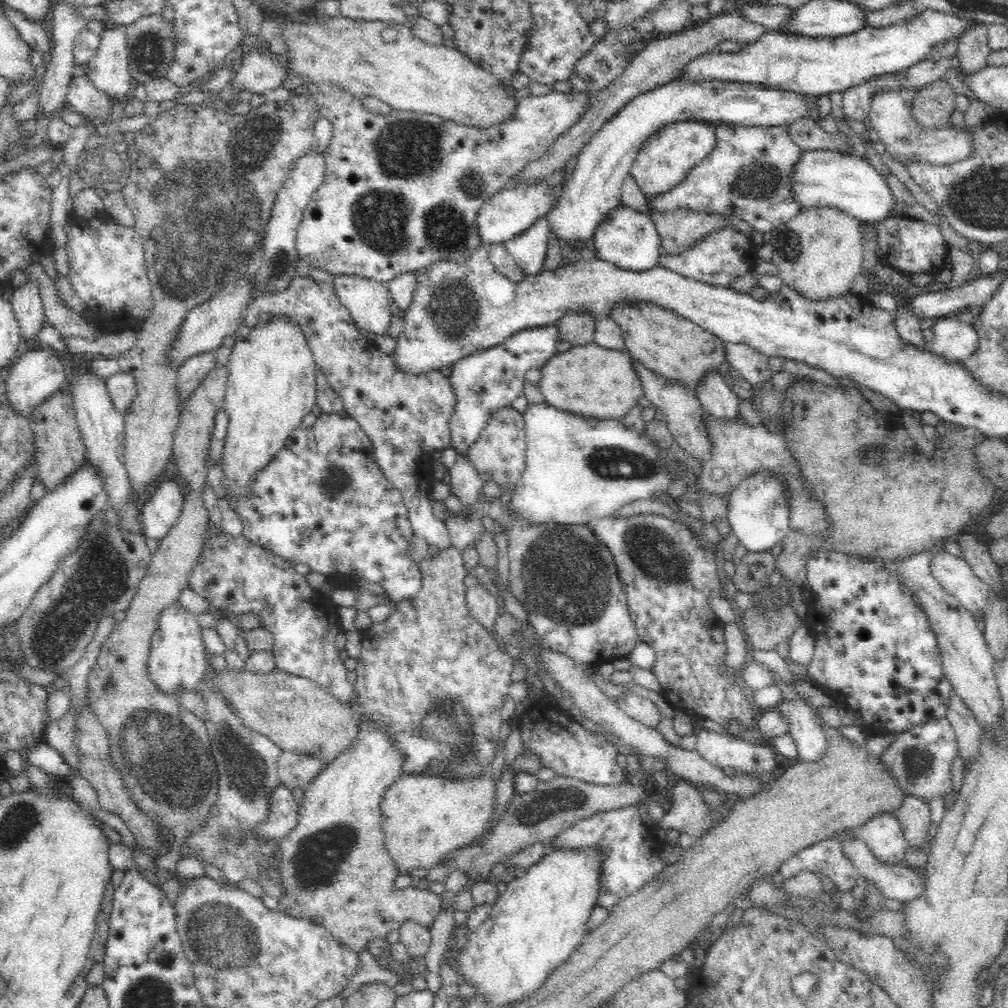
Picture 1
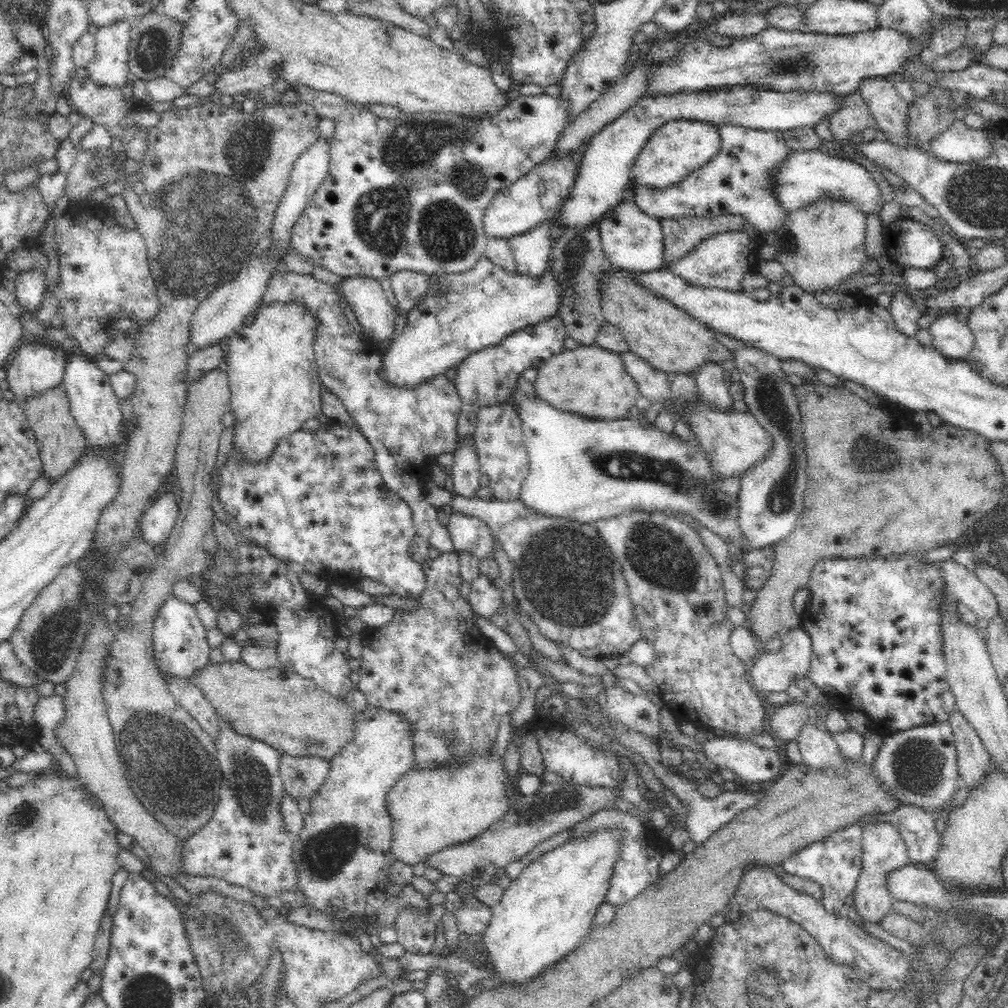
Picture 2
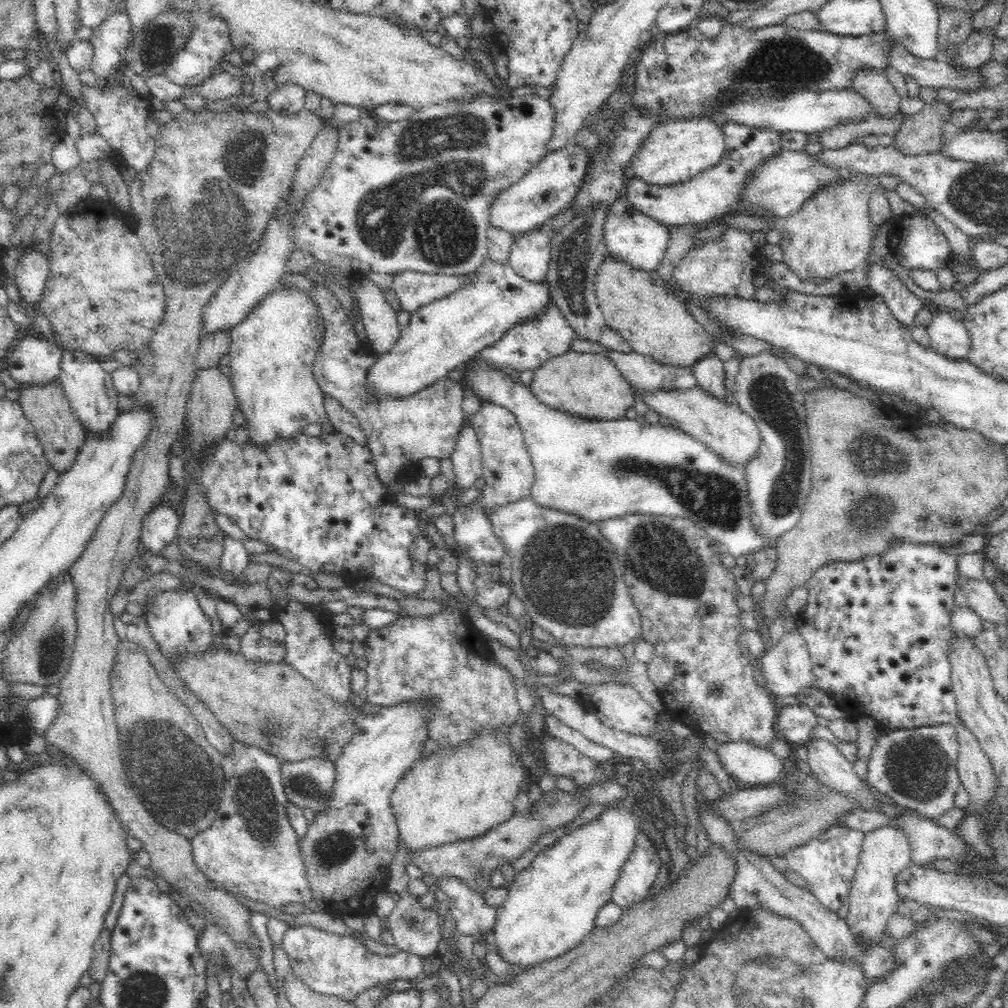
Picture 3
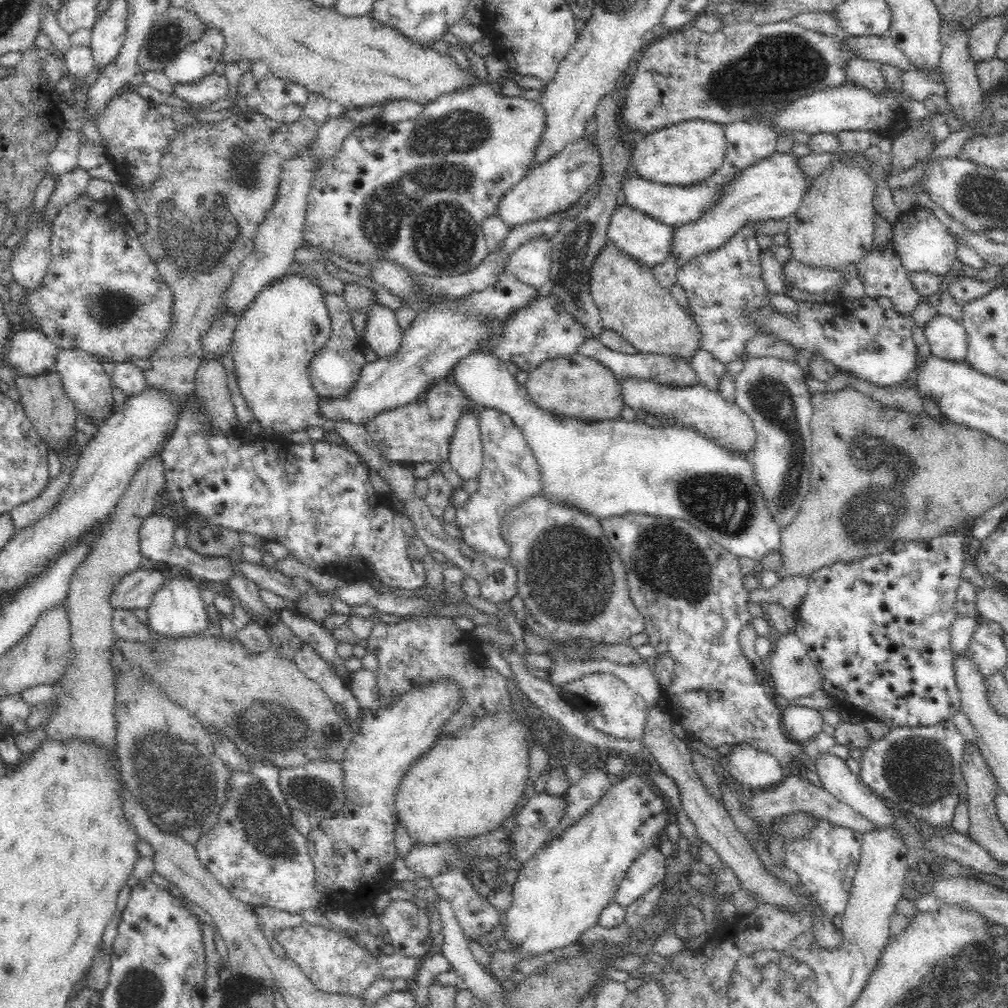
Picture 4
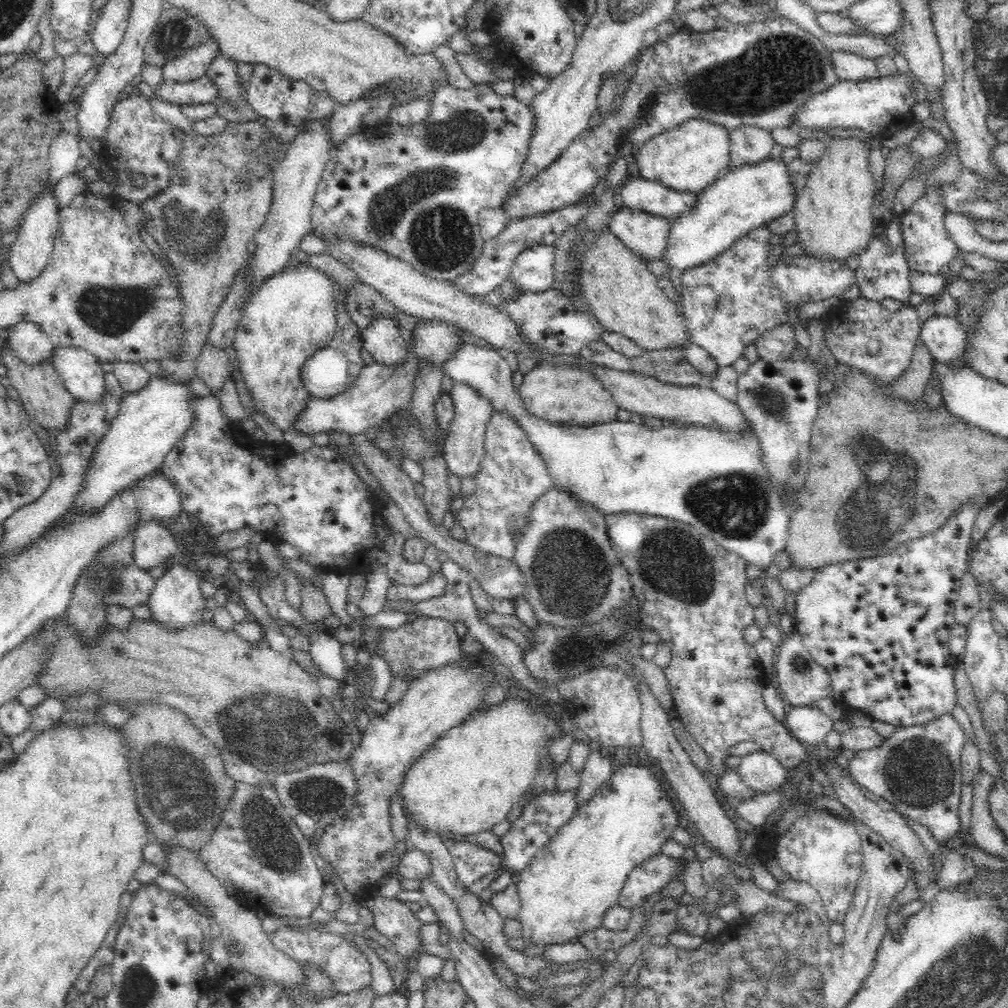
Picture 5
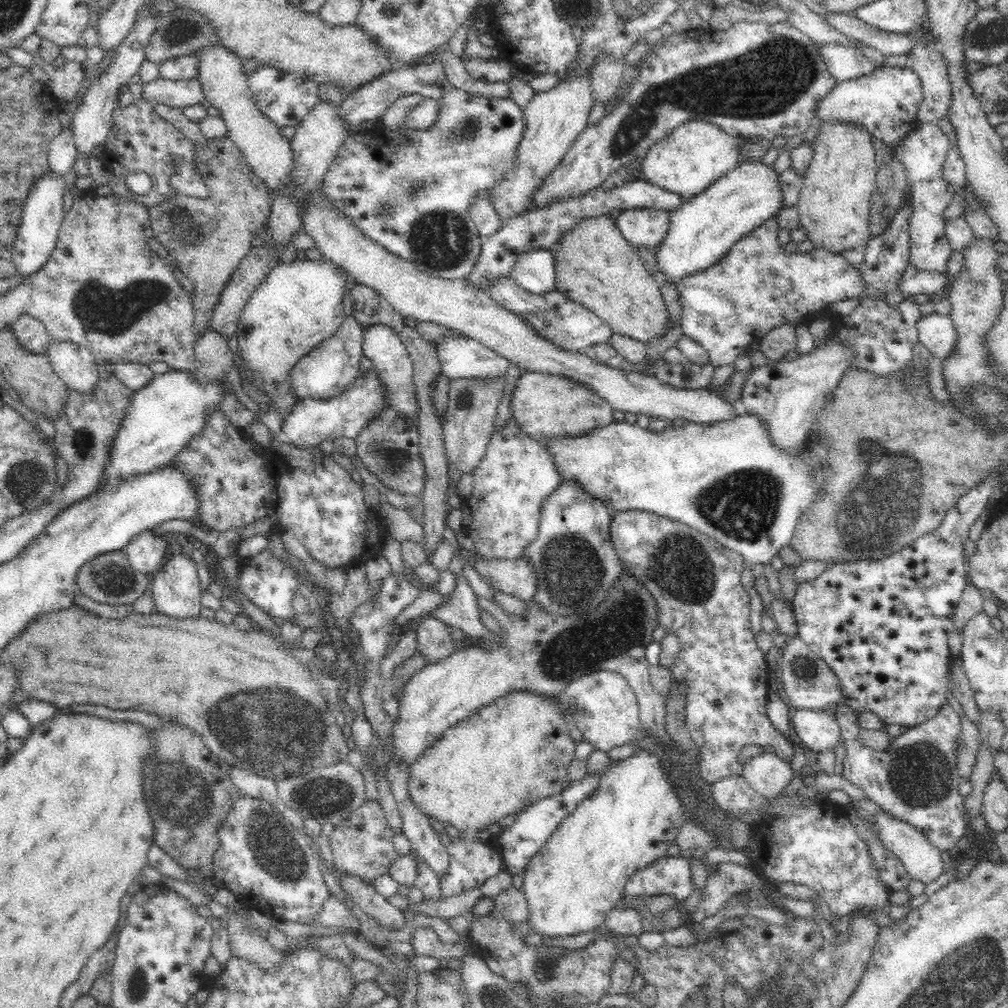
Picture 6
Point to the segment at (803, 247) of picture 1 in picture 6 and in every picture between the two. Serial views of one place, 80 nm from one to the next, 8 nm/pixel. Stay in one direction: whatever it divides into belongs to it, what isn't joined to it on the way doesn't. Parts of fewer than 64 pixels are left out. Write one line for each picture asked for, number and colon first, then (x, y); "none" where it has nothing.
2: (821, 246)
3: (831, 234)
4: (834, 228)
5: (832, 220)
6: (834, 204)

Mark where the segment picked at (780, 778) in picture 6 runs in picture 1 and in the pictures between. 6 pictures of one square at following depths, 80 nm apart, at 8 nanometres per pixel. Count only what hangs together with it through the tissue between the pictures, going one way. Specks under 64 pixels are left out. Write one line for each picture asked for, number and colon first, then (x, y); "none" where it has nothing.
1: (720, 750)
2: (752, 763)
3: (746, 763)
4: (746, 765)
5: (760, 771)

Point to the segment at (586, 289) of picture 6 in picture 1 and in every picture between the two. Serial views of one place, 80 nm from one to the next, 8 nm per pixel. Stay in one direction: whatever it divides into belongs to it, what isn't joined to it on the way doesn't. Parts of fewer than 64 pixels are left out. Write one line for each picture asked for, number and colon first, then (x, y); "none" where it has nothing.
1: (675, 349)
2: (670, 341)
3: (655, 324)
4: (632, 302)
5: (625, 297)

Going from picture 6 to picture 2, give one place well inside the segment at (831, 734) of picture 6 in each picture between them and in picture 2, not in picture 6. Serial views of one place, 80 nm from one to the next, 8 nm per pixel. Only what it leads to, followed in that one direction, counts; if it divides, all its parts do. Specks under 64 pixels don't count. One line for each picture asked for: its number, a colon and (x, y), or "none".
2: (783, 724)
3: (794, 724)
4: (800, 723)
5: (809, 724)

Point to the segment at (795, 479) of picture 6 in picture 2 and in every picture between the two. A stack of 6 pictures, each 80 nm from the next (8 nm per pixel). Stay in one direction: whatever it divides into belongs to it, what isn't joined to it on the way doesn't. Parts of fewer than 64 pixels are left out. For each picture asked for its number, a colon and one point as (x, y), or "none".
2: (581, 469)
3: (595, 469)
4: (605, 468)
5: (713, 481)

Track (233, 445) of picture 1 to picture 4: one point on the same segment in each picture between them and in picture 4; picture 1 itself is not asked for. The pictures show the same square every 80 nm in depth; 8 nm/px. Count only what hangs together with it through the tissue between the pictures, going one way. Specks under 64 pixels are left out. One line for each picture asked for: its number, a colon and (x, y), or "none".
2: (274, 384)
3: (272, 353)
4: (274, 341)

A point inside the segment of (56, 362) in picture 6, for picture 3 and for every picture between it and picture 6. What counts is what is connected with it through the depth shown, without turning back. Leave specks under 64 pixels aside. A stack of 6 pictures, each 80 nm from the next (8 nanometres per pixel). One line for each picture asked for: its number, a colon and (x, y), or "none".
3: (92, 396)
4: (89, 387)
5: (83, 377)

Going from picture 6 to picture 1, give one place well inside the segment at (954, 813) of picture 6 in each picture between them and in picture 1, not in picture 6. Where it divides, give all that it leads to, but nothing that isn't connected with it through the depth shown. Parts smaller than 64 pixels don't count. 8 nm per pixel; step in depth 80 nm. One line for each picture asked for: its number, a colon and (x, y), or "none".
1: (920, 758)
2: (919, 766)
3: (916, 769)
4: (918, 768)
5: (917, 769)

